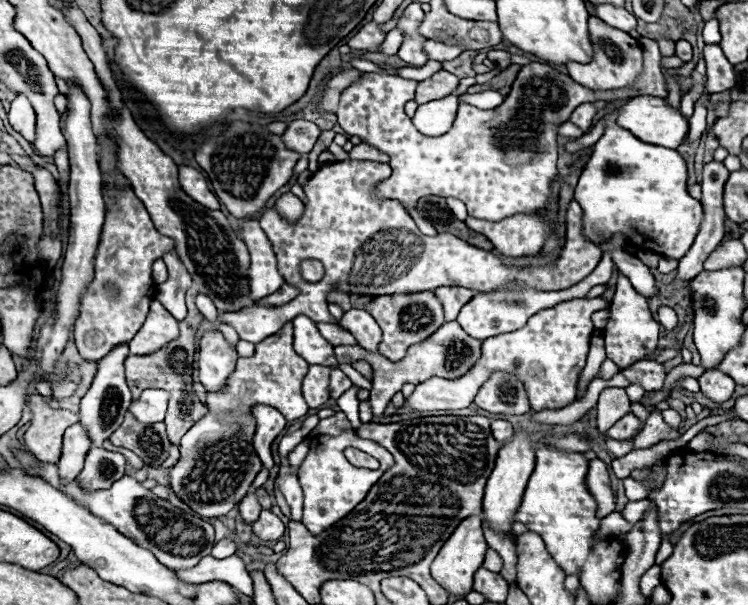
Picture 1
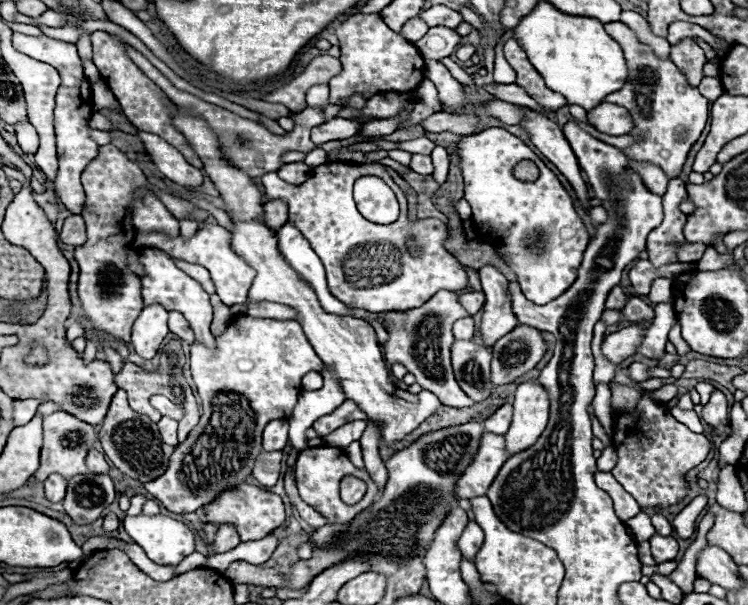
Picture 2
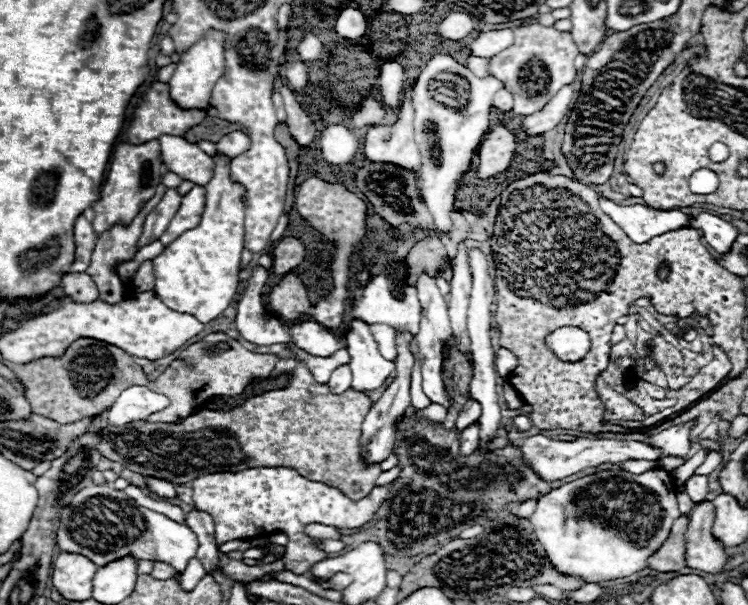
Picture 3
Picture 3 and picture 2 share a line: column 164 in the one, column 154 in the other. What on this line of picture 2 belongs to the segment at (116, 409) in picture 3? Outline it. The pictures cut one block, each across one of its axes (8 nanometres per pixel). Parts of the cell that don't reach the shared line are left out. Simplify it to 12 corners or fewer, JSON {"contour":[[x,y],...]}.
{"contour":[[152,396],[152,406],[168,418],[182,418],[184,410],[164,396]]}

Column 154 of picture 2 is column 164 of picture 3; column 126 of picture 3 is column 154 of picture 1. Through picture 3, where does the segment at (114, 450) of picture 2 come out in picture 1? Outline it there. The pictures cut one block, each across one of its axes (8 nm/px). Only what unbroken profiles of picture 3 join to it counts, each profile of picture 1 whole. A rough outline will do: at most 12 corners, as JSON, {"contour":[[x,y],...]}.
{"contour":[[130,412],[110,436],[114,446],[158,468],[168,458],[164,422],[142,424]]}

